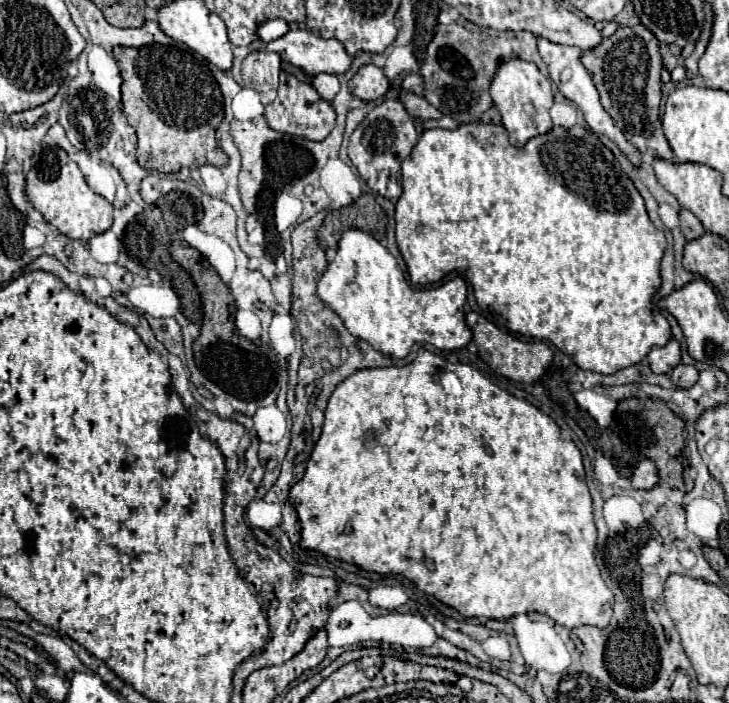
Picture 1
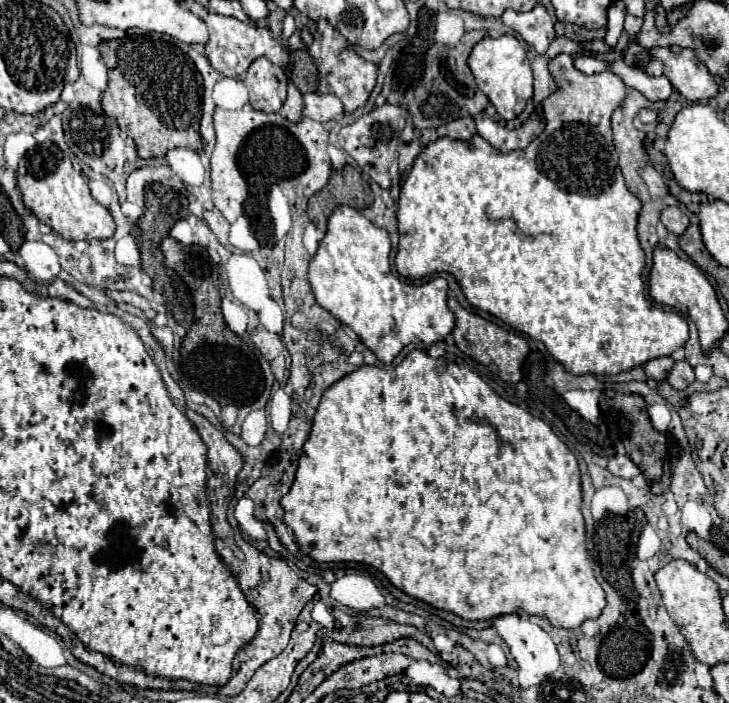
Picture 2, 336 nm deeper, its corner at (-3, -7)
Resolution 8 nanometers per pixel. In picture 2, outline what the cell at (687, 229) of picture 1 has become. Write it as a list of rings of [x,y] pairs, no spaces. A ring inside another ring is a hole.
[[[669,206],[669,208],[665,208],[665,210],[661,212],[661,222],[665,224],[665,228],[667,228],[669,232],[681,236],[681,234],[687,230],[687,226],[689,226],[691,220],[689,220],[689,216],[687,216],[685,210],[681,210],[681,208],[677,208],[677,206]]]

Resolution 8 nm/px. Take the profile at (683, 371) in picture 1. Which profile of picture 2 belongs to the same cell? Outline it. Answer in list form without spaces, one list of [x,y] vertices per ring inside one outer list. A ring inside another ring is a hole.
[[[681,360],[681,362],[675,362],[667,382],[675,388],[675,390],[685,390],[689,384],[695,382],[695,374],[693,374],[693,368],[689,362]]]

